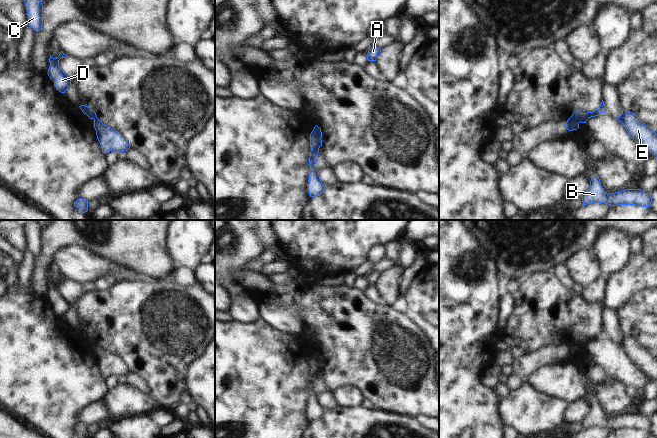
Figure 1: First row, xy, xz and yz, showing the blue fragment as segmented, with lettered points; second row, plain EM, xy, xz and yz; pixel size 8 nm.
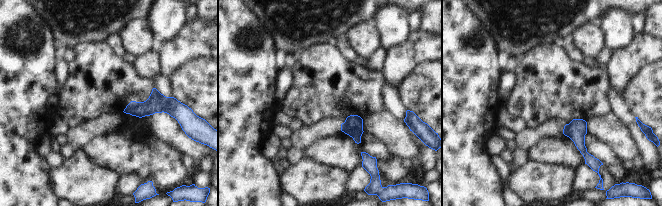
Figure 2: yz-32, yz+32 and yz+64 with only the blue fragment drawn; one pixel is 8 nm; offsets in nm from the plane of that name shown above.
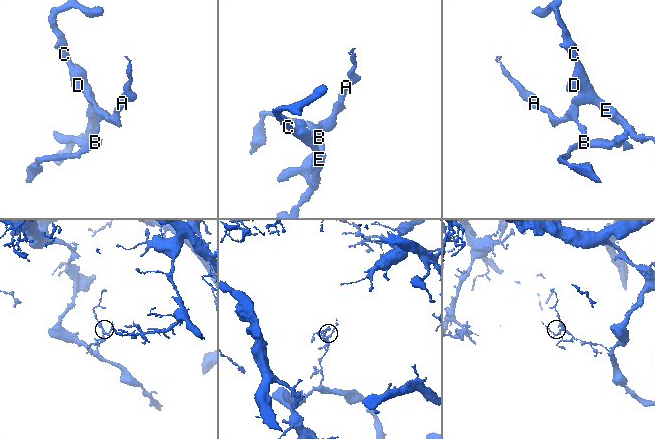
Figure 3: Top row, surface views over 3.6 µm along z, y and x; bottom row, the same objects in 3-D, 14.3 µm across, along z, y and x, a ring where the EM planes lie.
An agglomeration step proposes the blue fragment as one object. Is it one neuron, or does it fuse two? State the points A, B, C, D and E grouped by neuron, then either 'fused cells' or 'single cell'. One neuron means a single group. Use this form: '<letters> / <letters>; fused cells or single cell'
A B / C D E; fused cells

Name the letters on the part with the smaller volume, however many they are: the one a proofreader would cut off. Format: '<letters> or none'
A, B

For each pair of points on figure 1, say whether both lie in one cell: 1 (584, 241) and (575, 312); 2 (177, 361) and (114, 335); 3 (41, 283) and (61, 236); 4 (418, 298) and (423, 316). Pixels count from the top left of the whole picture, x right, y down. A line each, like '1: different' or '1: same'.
1: different
2: same
3: same
4: same

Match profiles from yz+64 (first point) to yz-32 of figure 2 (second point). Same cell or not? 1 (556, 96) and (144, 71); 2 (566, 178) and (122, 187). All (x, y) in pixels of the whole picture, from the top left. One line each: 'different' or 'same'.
1: different
2: different

